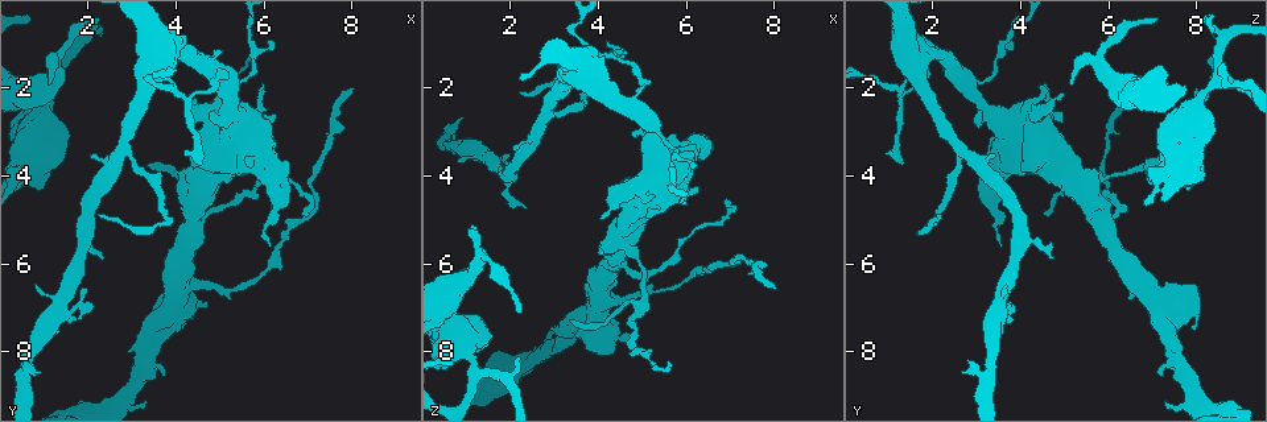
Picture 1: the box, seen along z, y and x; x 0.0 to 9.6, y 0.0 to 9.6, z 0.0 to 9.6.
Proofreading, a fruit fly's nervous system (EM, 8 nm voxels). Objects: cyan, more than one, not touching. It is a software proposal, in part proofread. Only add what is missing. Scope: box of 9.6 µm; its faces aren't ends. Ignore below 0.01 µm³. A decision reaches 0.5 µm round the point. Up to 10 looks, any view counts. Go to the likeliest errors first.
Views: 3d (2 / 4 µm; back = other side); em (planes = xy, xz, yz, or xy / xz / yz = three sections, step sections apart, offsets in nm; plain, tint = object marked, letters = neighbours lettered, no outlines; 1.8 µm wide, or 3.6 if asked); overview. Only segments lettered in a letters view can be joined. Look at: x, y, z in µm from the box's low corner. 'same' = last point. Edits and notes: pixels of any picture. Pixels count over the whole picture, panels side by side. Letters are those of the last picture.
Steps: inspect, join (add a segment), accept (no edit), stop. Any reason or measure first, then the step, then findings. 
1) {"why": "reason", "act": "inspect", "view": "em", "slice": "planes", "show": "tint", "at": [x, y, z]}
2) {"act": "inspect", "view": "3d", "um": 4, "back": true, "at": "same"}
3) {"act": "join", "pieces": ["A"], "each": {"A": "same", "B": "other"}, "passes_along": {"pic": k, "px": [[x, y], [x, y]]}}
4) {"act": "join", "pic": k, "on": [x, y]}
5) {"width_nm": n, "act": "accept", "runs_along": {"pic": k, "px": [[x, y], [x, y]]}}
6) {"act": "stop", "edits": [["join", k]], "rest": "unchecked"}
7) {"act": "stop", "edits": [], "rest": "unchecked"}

{"why": "free end", "act": "inspect", "view": "em", "slice": "planes", "show": "letters", "at": [1.10, 1.85, 5.20]}

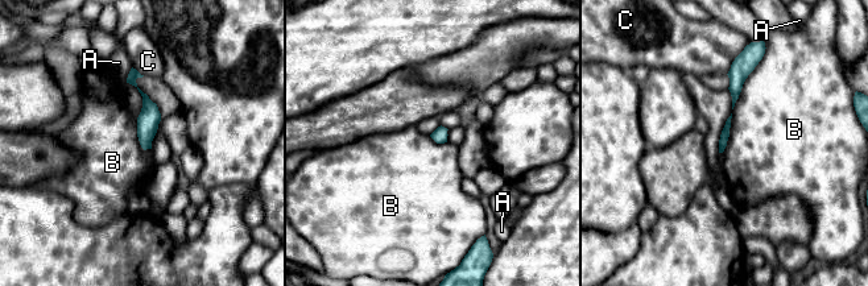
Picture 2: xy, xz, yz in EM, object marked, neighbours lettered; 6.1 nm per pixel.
{"act": "accept", "each": {"A": "other", "B": "other", "C": "other"}, "border": {"pic": 2, "px": [[763, 57], [745, 79], [732, 110]]}, "found": "none of them fits"}

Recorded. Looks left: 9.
{"why": "branch stops here", "act": "inspect", "view": "3d", "um": 2, "at": [8.00, 2.00, 6.60]}

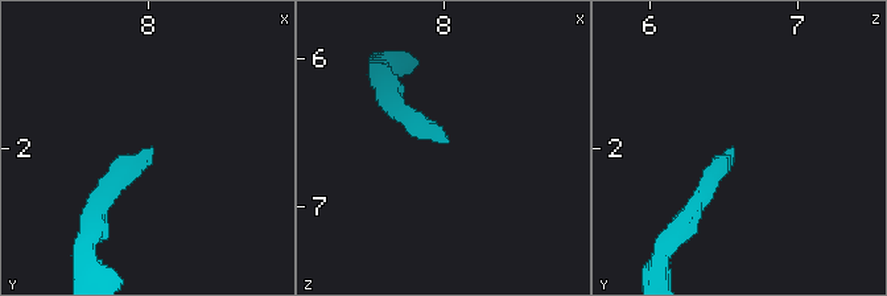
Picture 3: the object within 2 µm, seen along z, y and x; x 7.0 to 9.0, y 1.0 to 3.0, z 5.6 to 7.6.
{"why": "shape alone is not enough", "act": "inspect", "view": "em", "slice": "planes", "show": "plain", "at": [7.98, 2.00, 6.56]}

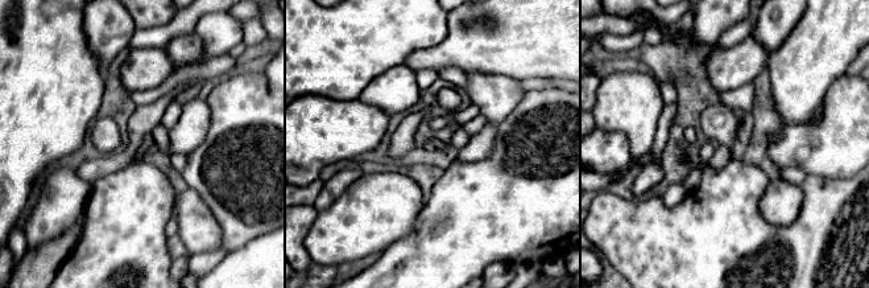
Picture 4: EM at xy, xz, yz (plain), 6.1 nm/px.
{"act": "inspect", "view": "em", "slice": "planes", "show": "letters", "at": "same"}

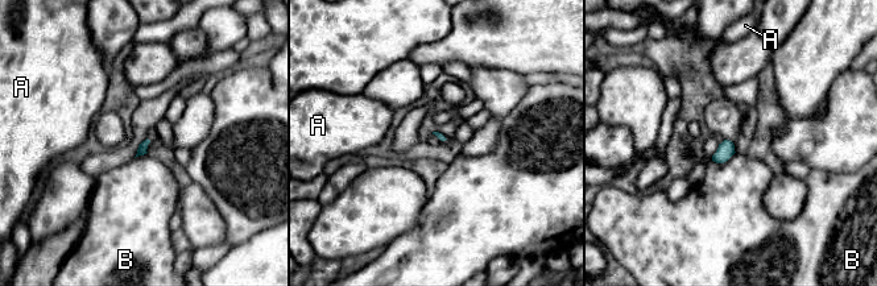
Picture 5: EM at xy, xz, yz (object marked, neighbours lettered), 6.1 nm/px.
{"longest_contact_nm": ["B", 160], "act": "accept", "each": {"A": "other", "B": "other"}, "border": {"pic": 5, "px": [[735, 152], [723, 162], [712, 161]]}, "found": "none of them fits"}

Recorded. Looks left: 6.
{"why": "branch stops here", "act": "inspect", "view": "em", "um": 3.6, "slice": "planes", "show": "letters", "at": [1.80, 7.10, 3.70]}

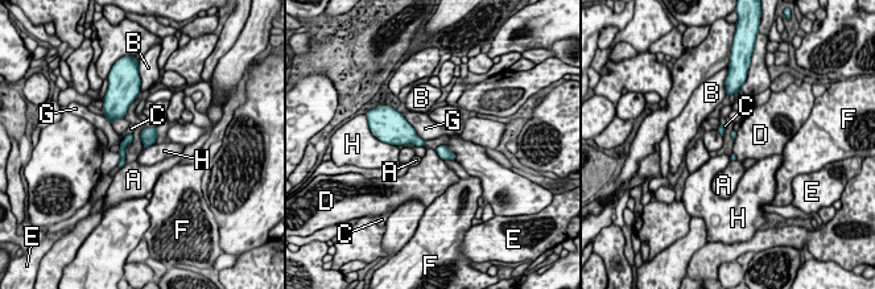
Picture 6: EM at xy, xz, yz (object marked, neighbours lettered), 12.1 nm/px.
{"act": "accept", "each": {"A": "other", "B": "other", "C": "other", "D": "other", "E": "other", "F": "other", "G": "other", "H": "other"}, "border": {"pic": 6, "px": [[434, 149], [444, 160]]}, "found": "no lettered segment goes on from it"}

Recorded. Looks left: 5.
{"why": "thin arm on a thick one", "act": "inspect", "view": "em", "um": 3.6, "slice": "xz", "step": 8, "show": "letters", "at": [3.80, 1.20, 1.85]}

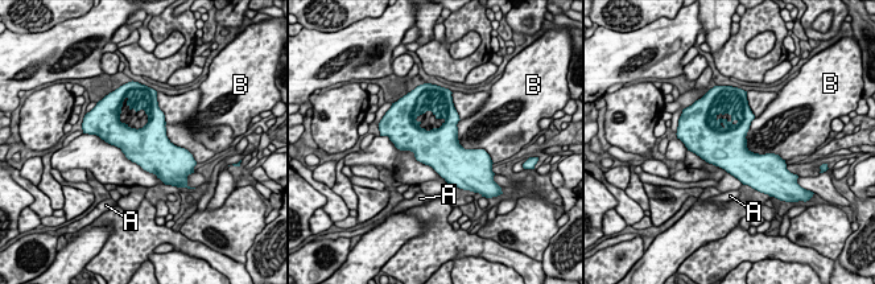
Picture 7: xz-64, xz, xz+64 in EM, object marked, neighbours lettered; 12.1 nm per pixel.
{"longest_contact_nm": ["B", 550], "act": "accept", "each": {"A": "other", "B": "other"}, "found": "none of them fits"}

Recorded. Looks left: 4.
{"act": "stop", "edits": [], "rest": "unchecked"}

